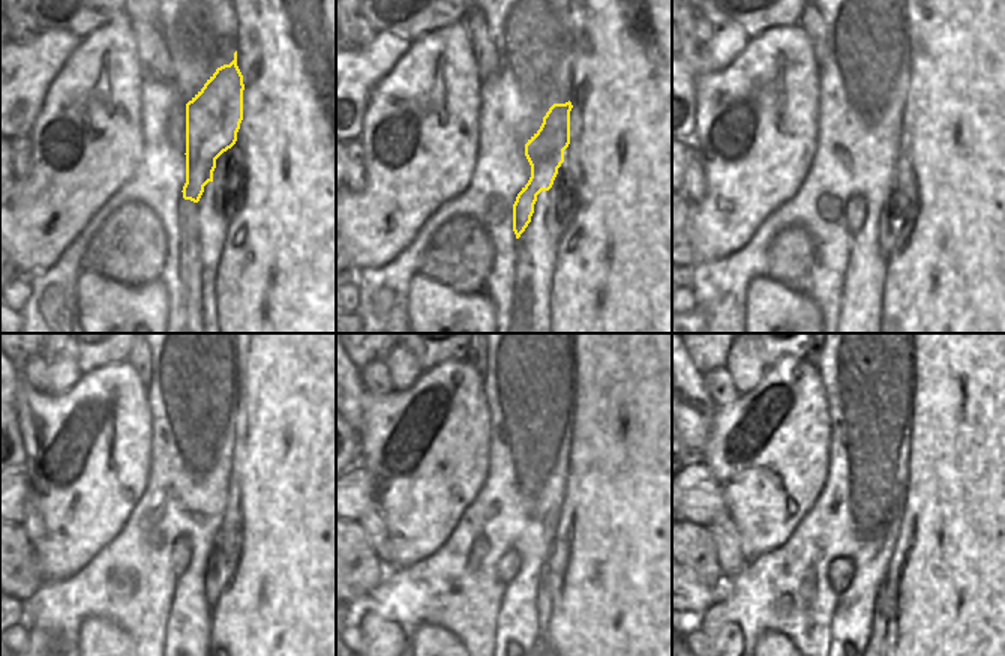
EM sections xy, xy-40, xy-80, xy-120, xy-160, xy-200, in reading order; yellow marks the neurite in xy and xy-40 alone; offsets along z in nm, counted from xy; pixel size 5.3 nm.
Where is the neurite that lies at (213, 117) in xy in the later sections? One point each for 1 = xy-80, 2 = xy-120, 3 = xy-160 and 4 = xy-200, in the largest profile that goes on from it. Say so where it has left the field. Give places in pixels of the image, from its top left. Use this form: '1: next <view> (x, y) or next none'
1: next xy-80 (857, 209)
2: next xy-120 (180, 556)
3: next xy-160 (509, 565)
4: next xy-200 (840, 571)

